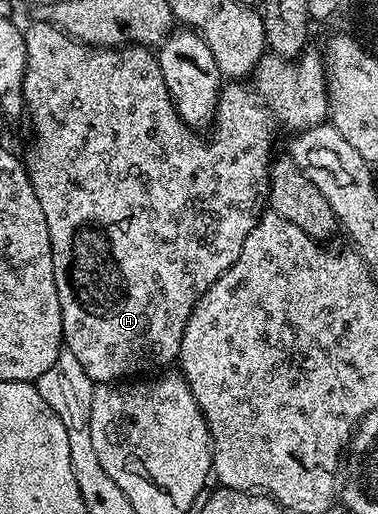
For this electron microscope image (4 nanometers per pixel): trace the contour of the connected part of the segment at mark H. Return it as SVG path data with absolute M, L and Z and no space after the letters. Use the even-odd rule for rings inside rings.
M40 21L34 23L29 28L25 28L26 36L26 72L22 78L22 101L24 104L25 114L30 114L30 127L34 130L34 148L30 151L30 156L25 156L26 171L30 175L32 181L32 189L36 189L36 201L40 201L40 209L44 209L44 221L48 221L48 237L52 241L52 269L56 277L56 293L60 297L60 313L62 314L62 342L65 350L72 353L72 357L76 357L76 361L80 361L80 365L84 365L84 373L88 373L88 377L93 379L95 384L112 383L115 381L126 381L131 377L142 377L147 373L157 372L159 369L166 369L169 363L173 364L177 360L180 353L180 341L184 337L184 329L190 320L190 314L193 313L195 305L200 301L200 297L211 287L227 269L232 266L240 257L240 249L244 245L244 241L248 237L248 233L252 233L252 229L257 225L259 219L262 218L268 207L270 197L270 164L272 162L272 154L270 150L274 147L274 130L281 123L287 123L290 127L298 127L294 129L305 129L308 127L318 127L324 122L327 122L330 113L330 94L326 92L326 64L323 56L318 55L313 49L307 49L298 56L297 59L291 61L282 59L280 56L267 53L263 55L259 63L254 66L252 72L252 80L254 79L254 87L250 81L230 81L223 86L218 92L218 110L214 113L214 121L212 130L209 132L210 140L201 139L199 132L195 128L187 125L178 115L178 111L174 108L174 103L170 100L168 93L168 85L164 85L164 77L162 70L158 64L157 54L149 47L141 45L127 45L124 47L92 47L89 43L79 43L77 39L67 35L61 28L54 26L53 23Z

